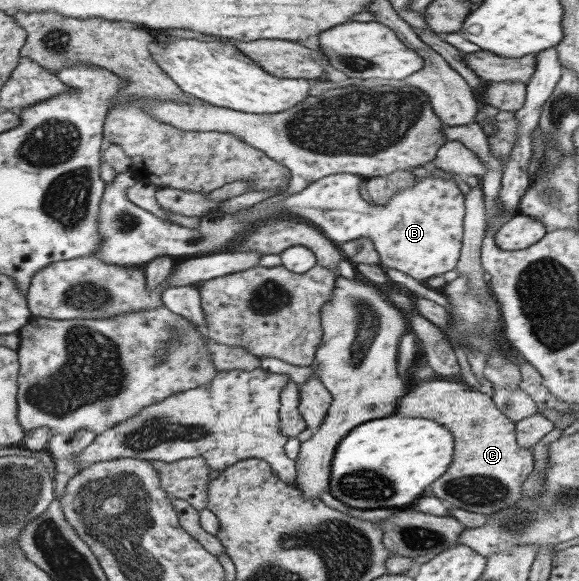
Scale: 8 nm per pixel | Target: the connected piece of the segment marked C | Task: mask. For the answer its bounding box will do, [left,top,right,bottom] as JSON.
[395,380,533,515]

